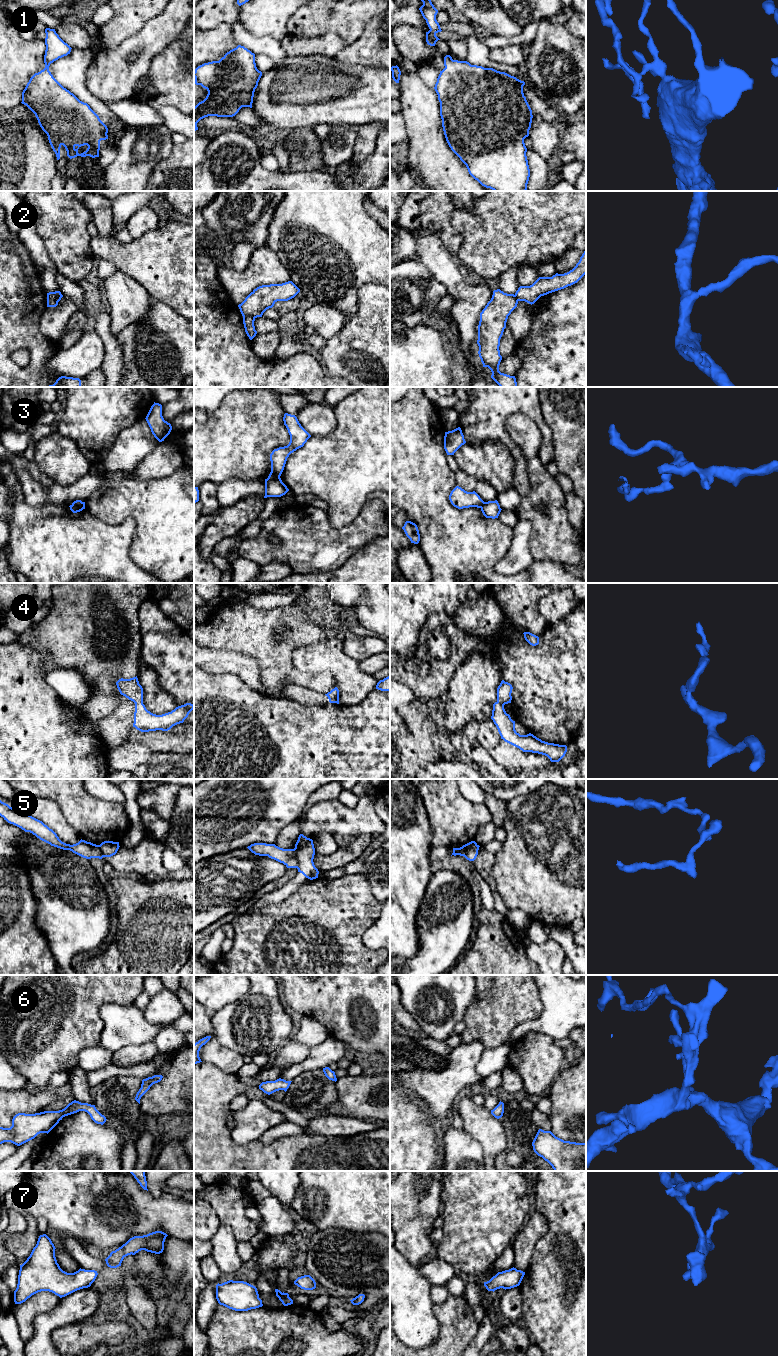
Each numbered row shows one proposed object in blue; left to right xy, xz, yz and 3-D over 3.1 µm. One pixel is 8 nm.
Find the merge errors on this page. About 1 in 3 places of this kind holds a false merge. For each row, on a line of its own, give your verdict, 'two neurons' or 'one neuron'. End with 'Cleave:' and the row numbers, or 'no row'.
1: one neuron
2: two neurons
3: two neurons
4: one neuron
5: two neurons
6: one neuron
7: one neuron
Cleave: 2, 3, 5

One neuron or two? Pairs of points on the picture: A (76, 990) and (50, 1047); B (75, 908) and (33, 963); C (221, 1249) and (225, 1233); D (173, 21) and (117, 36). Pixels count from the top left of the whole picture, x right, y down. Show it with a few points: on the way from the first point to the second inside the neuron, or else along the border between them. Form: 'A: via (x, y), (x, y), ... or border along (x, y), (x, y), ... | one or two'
A: via (67, 1004), (50, 1021), (50, 1033) | one
B: border along (35, 923), (45, 937), (57, 964) | two
C: via (224, 1245), (224, 1237) | one
D: border along (157, 15), (120, 44) | two

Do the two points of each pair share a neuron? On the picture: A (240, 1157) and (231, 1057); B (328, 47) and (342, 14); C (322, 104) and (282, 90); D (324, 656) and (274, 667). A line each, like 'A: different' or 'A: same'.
A: different
B: different
C: same
D: different

